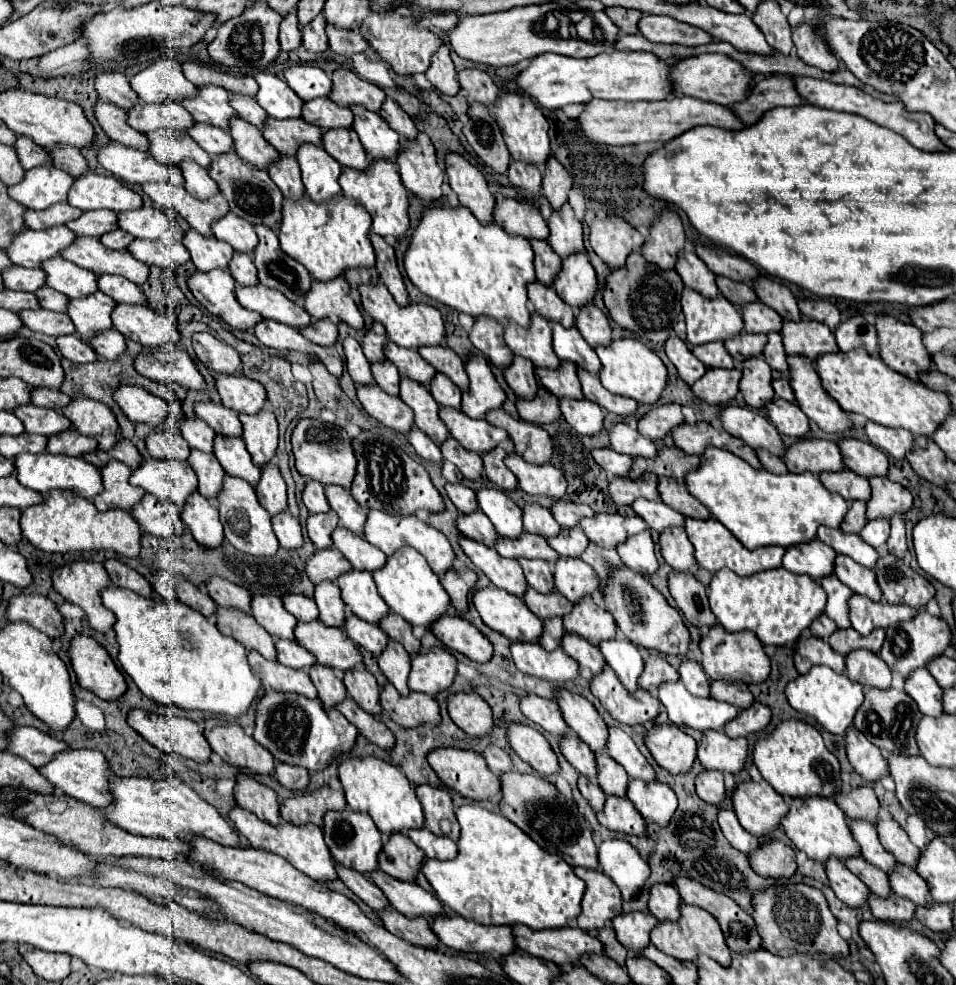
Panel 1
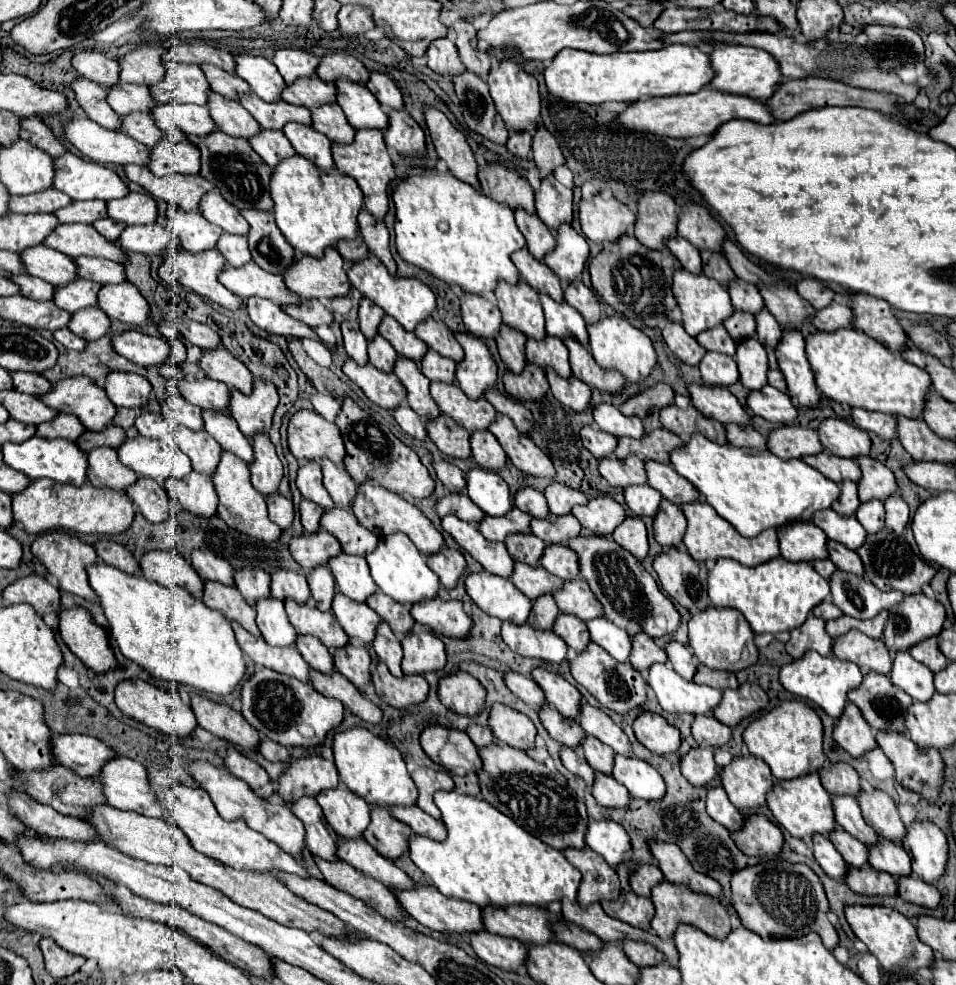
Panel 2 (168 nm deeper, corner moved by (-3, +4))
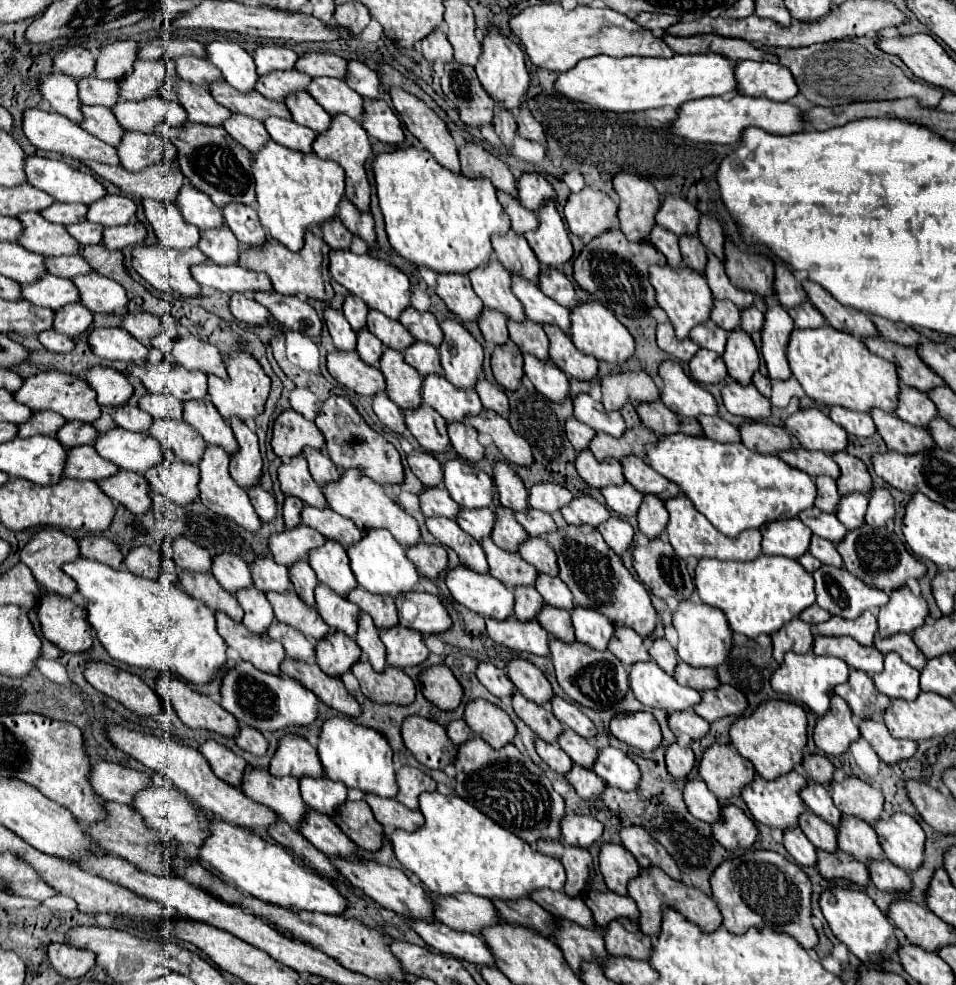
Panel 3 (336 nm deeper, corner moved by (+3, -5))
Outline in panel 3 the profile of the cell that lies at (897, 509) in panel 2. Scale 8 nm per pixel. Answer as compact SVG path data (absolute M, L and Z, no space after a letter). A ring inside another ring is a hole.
M874 487L868 493L868 511L866 511L866 523L872 527L882 527L894 517L894 499L888 489Z

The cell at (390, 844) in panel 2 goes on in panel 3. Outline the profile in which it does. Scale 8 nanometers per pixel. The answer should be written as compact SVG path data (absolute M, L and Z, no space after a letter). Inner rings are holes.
M346 801L340 805L340 811L344 811L348 819L340 819L336 823L350 841L366 851L378 851L382 847L382 825L374 819L366 801Z

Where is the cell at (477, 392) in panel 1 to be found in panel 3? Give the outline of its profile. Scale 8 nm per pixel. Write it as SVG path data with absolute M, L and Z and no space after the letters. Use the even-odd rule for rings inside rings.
M444 319L440 327L444 333L440 361L446 379L456 387L474 387L484 361L482 345L456 319Z

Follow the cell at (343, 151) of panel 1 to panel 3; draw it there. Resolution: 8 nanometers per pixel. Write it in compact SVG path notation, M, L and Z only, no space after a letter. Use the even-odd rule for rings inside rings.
M296 91L288 93L286 97L286 107L292 113L292 119L304 127L310 127L314 133L322 133L330 125L328 113L312 99L310 93L306 91Z

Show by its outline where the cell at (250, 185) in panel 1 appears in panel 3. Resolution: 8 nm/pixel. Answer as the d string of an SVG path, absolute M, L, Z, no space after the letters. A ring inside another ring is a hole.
M166 121L156 131L176 149L176 161L184 177L200 191L204 191L218 207L226 203L244 203L254 207L254 177L252 177L252 155L240 143L236 143L222 125L194 125L186 121L184 127L172 127Z

